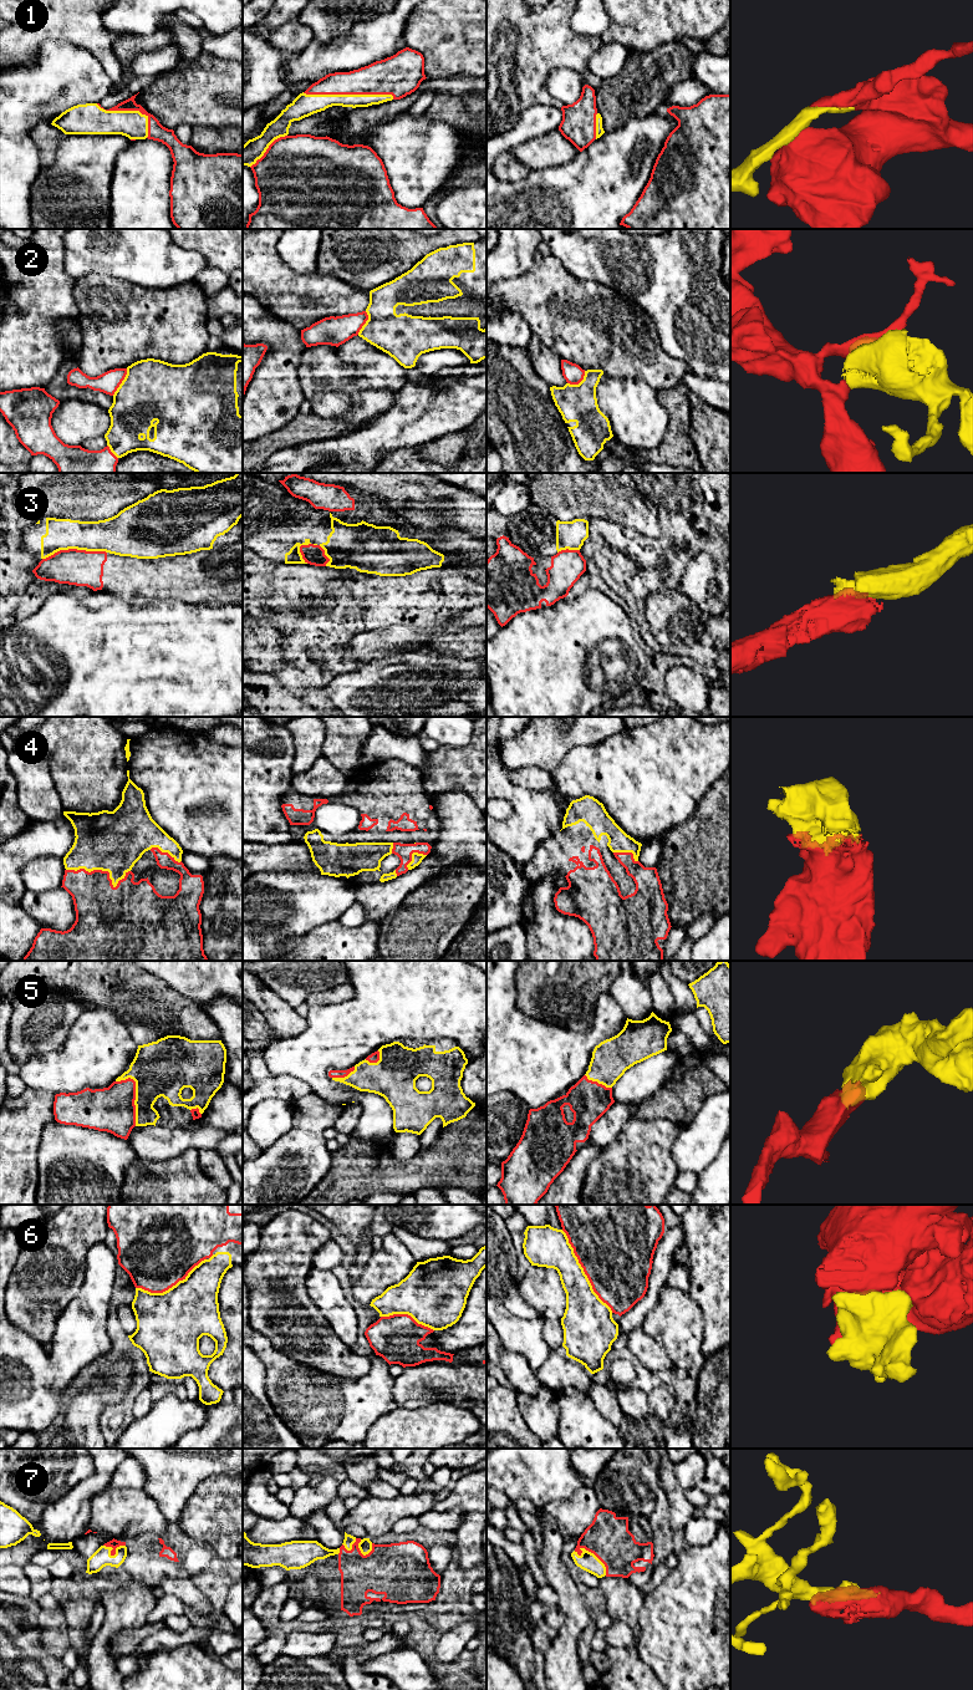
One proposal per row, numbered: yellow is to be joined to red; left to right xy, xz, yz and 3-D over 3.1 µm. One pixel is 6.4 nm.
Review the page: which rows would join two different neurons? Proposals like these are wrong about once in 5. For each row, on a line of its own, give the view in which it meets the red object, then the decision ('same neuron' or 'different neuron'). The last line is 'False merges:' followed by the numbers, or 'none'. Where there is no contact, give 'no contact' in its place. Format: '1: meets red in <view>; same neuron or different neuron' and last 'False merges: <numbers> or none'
1: meets red in xz; same neuron
2: meets red in xy; same neuron
3: meets red in xy; different neuron
4: meets red in xy; same neuron
5: meets red in xy; same neuron
6: meets red in yz; same neuron
7: meets red in yz; same neuron
False merges: 3

